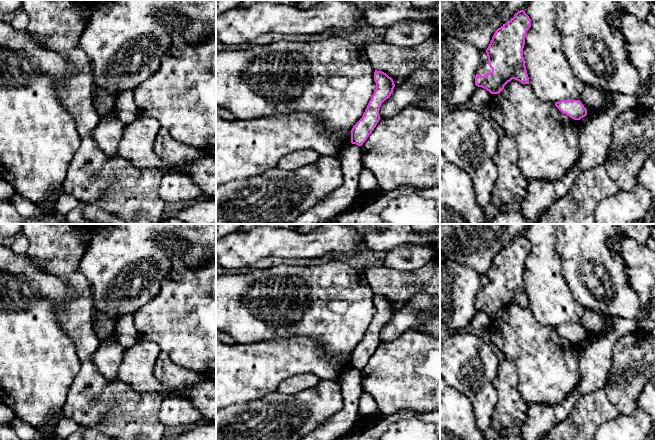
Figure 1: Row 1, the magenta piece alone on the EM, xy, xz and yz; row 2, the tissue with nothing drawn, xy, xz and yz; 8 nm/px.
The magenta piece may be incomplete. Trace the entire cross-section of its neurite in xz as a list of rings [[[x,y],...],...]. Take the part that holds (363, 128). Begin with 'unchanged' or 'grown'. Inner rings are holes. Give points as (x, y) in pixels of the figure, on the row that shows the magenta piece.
unchanged; [[[375,70],[374,81],[376,89],[367,105],[362,118],[351,130],[351,143],[362,146],[379,122],[379,110],[382,103],[388,99],[395,87],[394,81],[386,73]]]

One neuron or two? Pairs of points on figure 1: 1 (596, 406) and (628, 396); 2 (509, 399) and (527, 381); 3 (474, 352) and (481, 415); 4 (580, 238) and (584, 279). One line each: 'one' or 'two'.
1: two
2: two
3: one
4: one

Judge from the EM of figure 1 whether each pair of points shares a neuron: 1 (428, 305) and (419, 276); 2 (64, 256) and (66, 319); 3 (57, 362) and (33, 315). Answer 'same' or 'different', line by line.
1: different
2: same
3: same

